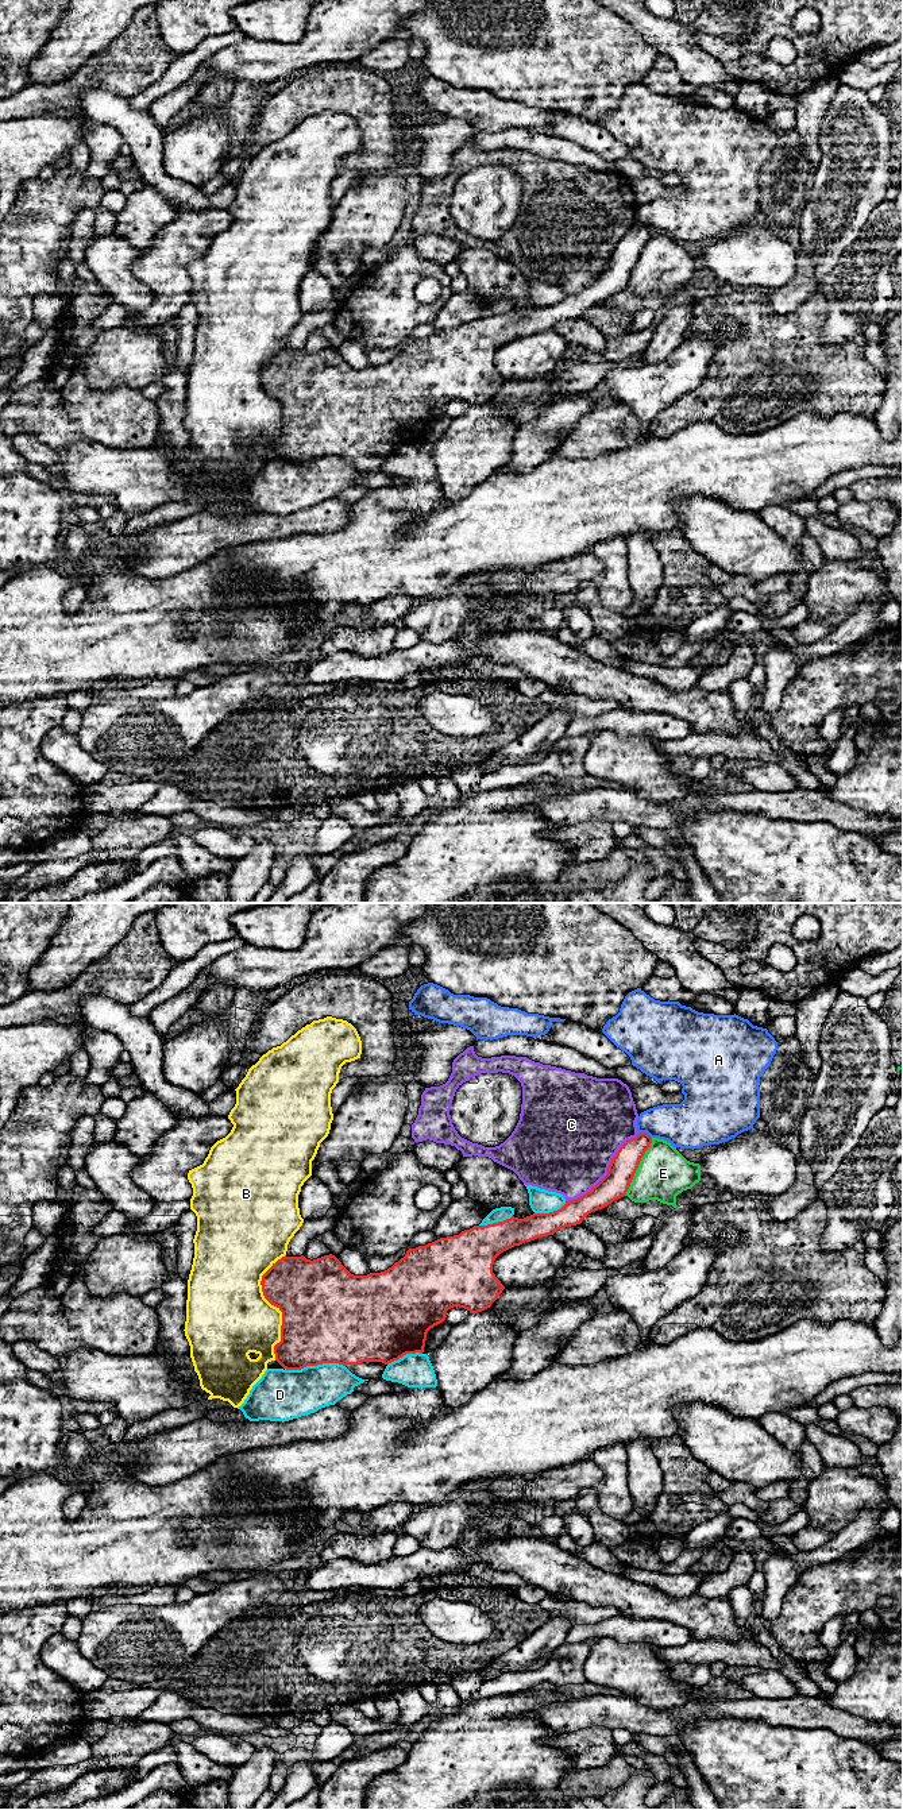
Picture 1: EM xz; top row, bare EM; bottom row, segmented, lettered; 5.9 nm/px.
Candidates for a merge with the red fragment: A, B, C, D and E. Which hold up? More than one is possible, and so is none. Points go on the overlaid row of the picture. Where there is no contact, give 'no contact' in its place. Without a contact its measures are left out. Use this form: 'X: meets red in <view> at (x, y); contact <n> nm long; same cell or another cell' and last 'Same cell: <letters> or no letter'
A: meets red in xz at (645, 1133); contact 90 nm long; another cell
B: meets red in xz at (274, 1305); contact 650 nm long; another cell
C: meets red in xz at (608, 1172); contact 600 nm long; another cell
D: meets red in xz at (315, 1365); contact 360 nm long; another cell
E: meets red in xz at (637, 1166); contact 380 nm long; another cell
Same cell: no letter

